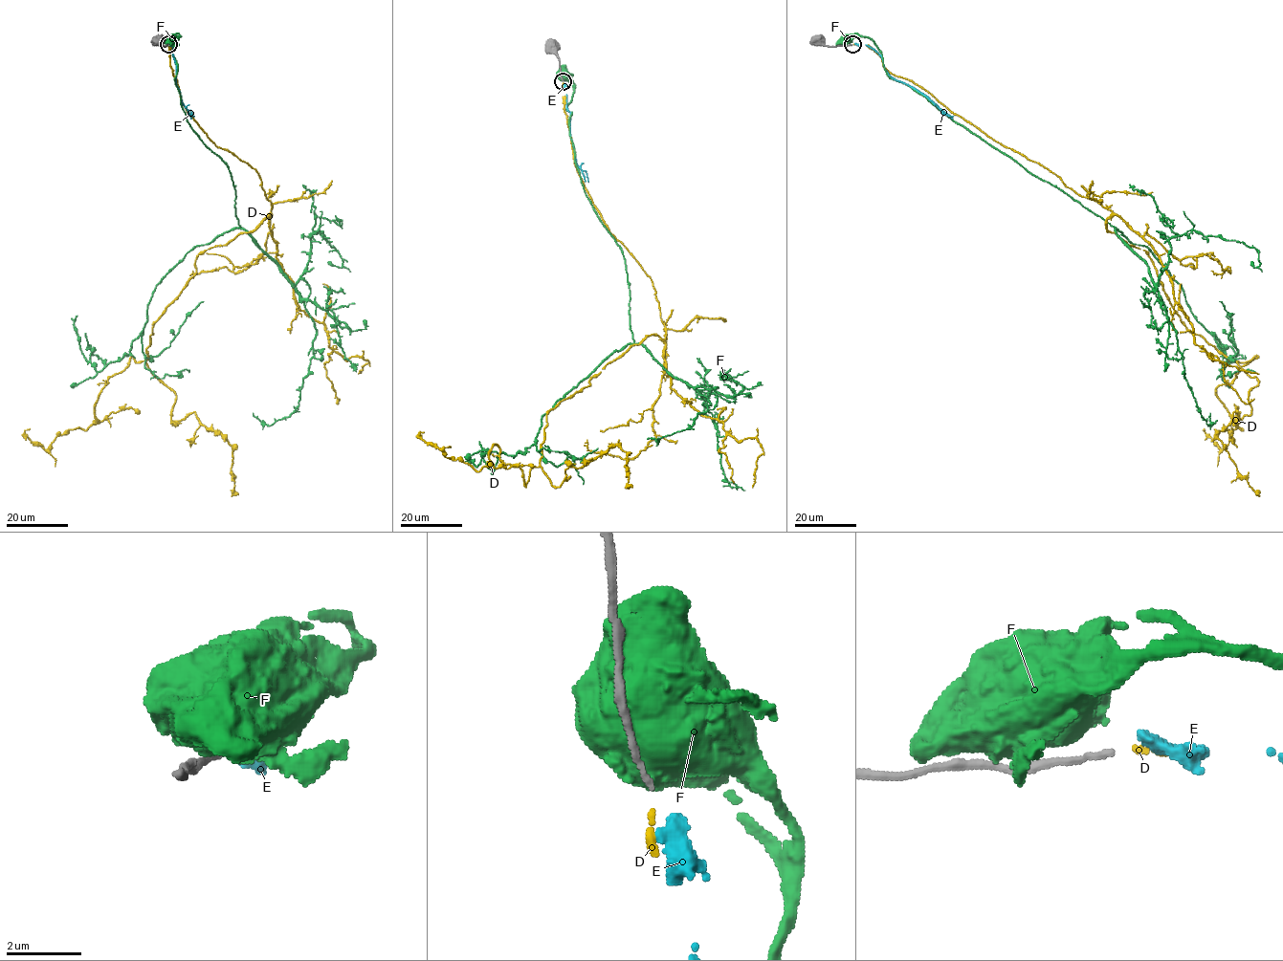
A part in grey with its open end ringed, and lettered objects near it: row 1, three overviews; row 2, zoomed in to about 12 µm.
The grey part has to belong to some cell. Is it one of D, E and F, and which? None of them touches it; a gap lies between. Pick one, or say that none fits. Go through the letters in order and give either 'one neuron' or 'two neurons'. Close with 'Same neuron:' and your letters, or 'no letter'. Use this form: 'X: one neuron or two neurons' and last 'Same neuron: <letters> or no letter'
D: one neuron
E: two neurons
F: two neurons
Same neuron: D

